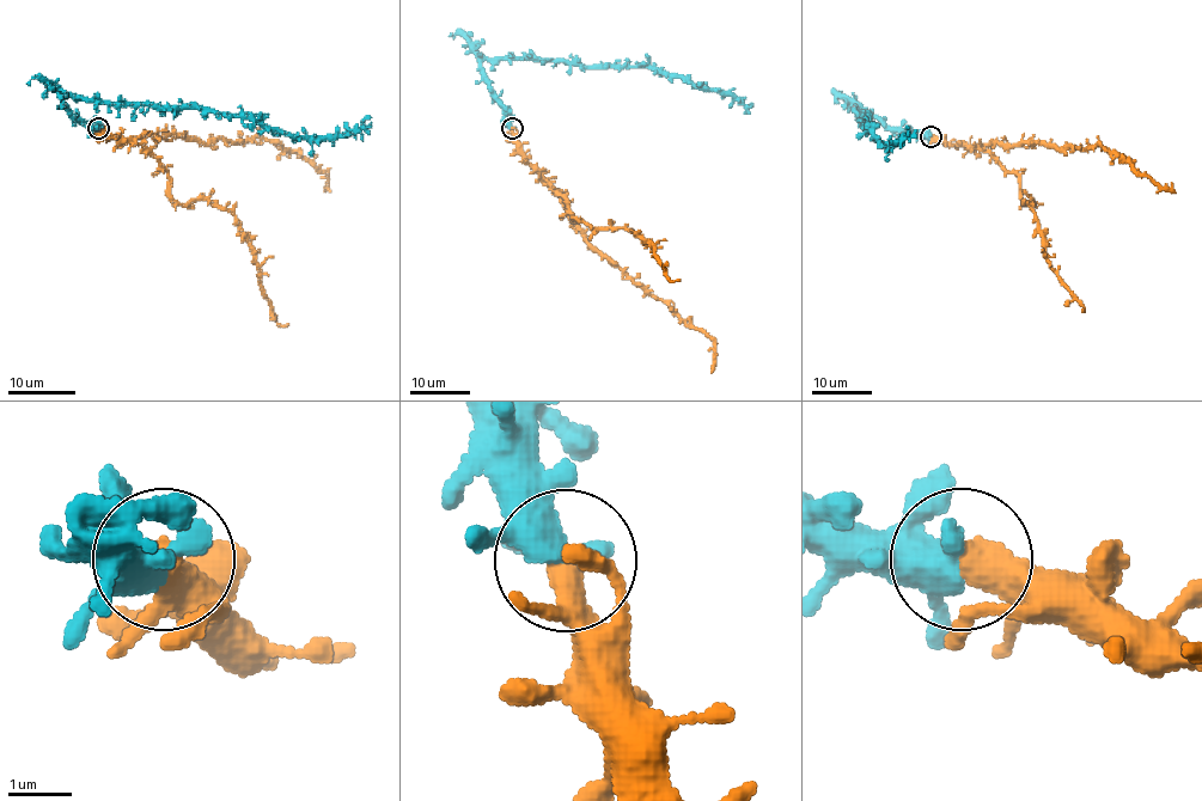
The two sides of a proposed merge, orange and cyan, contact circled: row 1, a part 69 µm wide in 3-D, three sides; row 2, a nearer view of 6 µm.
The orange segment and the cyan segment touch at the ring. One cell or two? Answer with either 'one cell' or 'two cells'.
one cell

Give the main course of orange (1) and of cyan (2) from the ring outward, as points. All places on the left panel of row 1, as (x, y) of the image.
1: (97, 127), (108, 138), (189, 136), (206, 142), (273, 139), (297, 151), (327, 175), (324, 191)
2: (97, 127), (78, 121), (63, 105), (67, 97), (251, 114), (272, 127), (297, 136), (351, 136), (371, 117)

